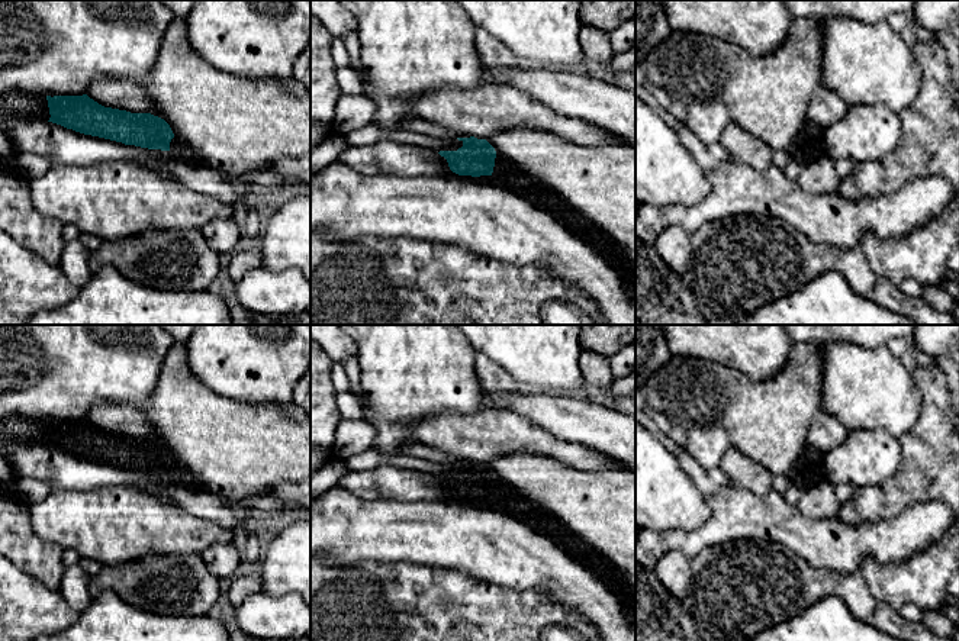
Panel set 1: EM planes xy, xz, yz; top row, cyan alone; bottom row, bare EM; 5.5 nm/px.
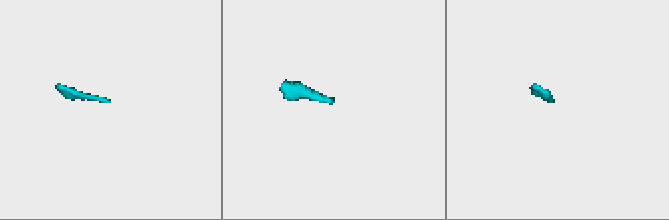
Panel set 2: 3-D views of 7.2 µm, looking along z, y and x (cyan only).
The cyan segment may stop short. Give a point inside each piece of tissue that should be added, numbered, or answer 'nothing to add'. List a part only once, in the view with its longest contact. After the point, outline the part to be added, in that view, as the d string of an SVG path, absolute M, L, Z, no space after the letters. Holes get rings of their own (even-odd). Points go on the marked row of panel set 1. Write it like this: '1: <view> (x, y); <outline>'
1: xz (505, 174); M496 155L492 174L496 186L525 199L564 225L575 236L590 244L618 268L625 283L630 284L631 265L625 255L625 247L615 242L599 226L588 220L553 189L515 167L509 160Z

